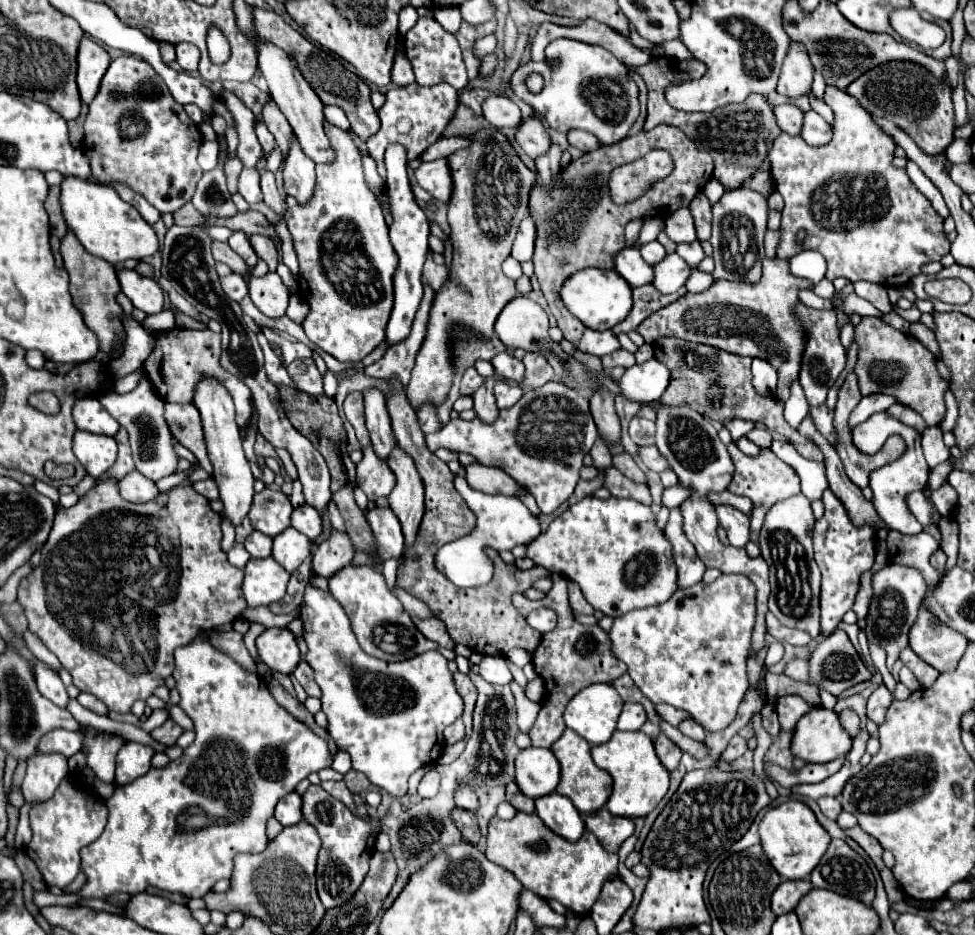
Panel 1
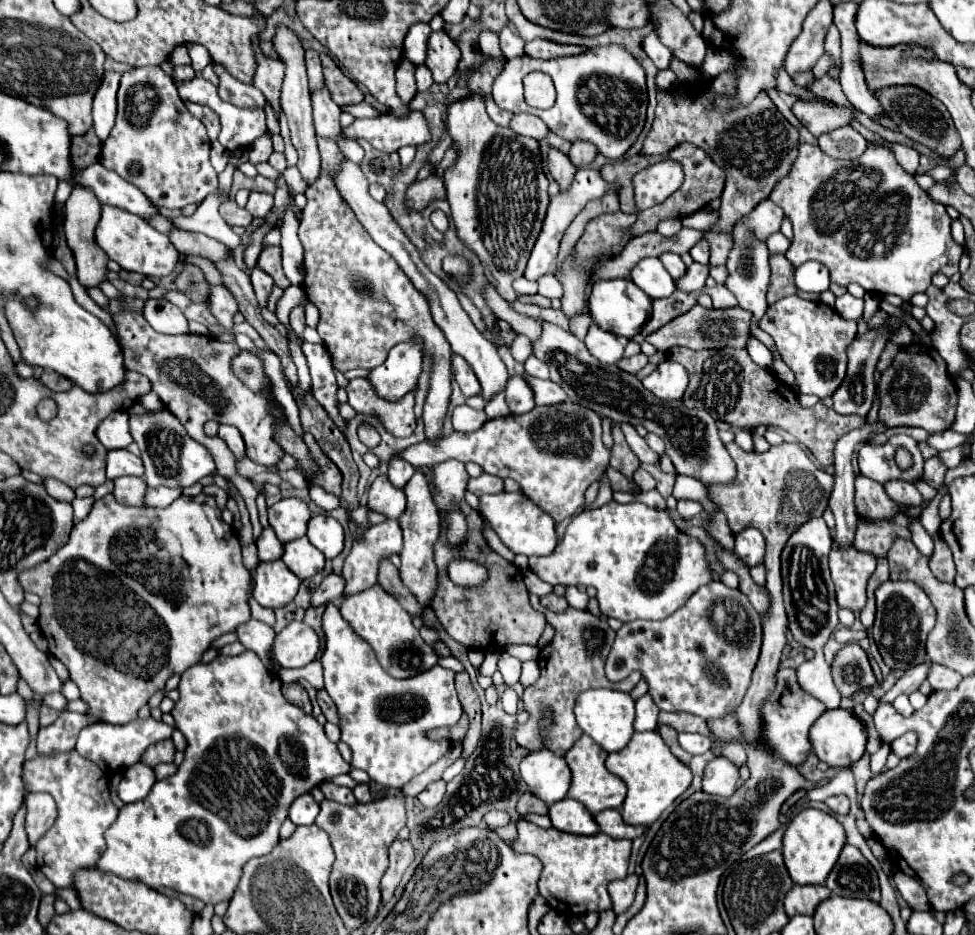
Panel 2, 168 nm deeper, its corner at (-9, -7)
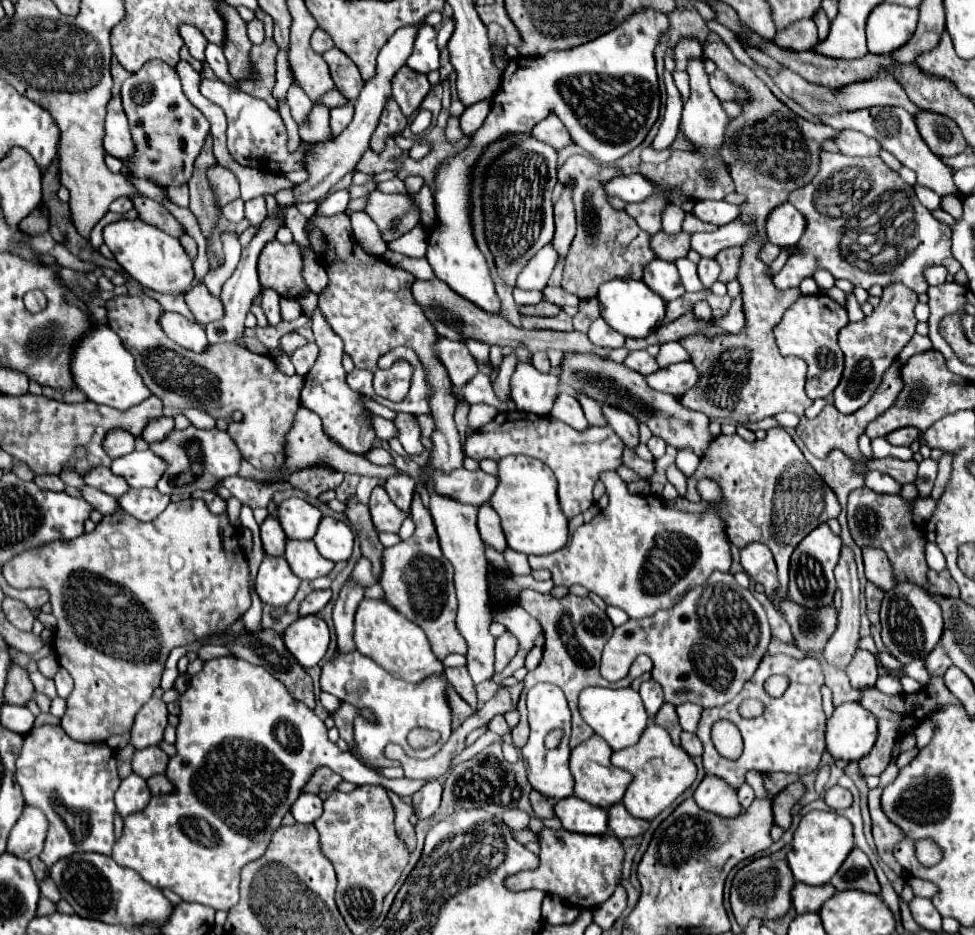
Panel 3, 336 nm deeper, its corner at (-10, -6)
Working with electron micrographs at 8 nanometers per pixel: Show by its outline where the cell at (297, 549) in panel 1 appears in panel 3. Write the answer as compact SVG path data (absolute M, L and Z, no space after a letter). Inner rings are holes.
M288 539L286 543L286 553L284 553L290 569L300 577L300 579L316 579L322 575L328 575L334 567L332 561L324 559L314 541L296 541L296 539Z

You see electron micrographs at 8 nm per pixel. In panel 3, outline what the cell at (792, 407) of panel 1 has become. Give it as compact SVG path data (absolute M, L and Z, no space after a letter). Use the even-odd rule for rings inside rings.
M792 203L776 207L766 219L766 233L778 247L796 245L800 241L800 235L804 233L804 227L804 215L800 215L800 211L792 207Z

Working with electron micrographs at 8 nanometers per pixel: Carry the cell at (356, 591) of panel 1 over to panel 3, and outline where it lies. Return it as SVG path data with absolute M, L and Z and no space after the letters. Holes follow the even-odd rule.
M362 599L362 603L358 605L358 611L356 611L354 639L356 639L358 651L362 655L370 657L372 661L376 661L392 677L406 679L410 683L420 683L426 677L444 673L444 667L432 653L424 631L418 625L410 623L402 613L396 613L382 599Z

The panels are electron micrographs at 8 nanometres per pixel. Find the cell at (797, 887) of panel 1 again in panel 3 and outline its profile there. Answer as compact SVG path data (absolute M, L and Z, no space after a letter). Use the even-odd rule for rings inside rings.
M796 883L792 889L792 903L796 907L796 913L816 913L824 905L824 901L828 901L834 893L836 889L830 883L818 887Z

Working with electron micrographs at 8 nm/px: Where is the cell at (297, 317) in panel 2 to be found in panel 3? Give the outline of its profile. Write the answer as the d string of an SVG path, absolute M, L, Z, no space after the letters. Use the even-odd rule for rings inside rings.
M308 343L308 345L300 347L300 349L296 349L296 351L290 355L290 361L292 361L292 365L296 367L296 373L304 377L304 375L312 369L312 365L314 365L314 361L316 361L316 355L318 355L318 347L316 347L314 343Z

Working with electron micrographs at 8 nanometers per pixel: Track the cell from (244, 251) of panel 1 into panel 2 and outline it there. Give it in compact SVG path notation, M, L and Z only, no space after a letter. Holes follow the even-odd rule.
M257 266L251 270L251 284L253 284L253 290L257 294L257 300L259 300L259 306L263 308L265 302L267 302L267 296L271 292L271 286L273 286L273 280L267 272L259 270Z

